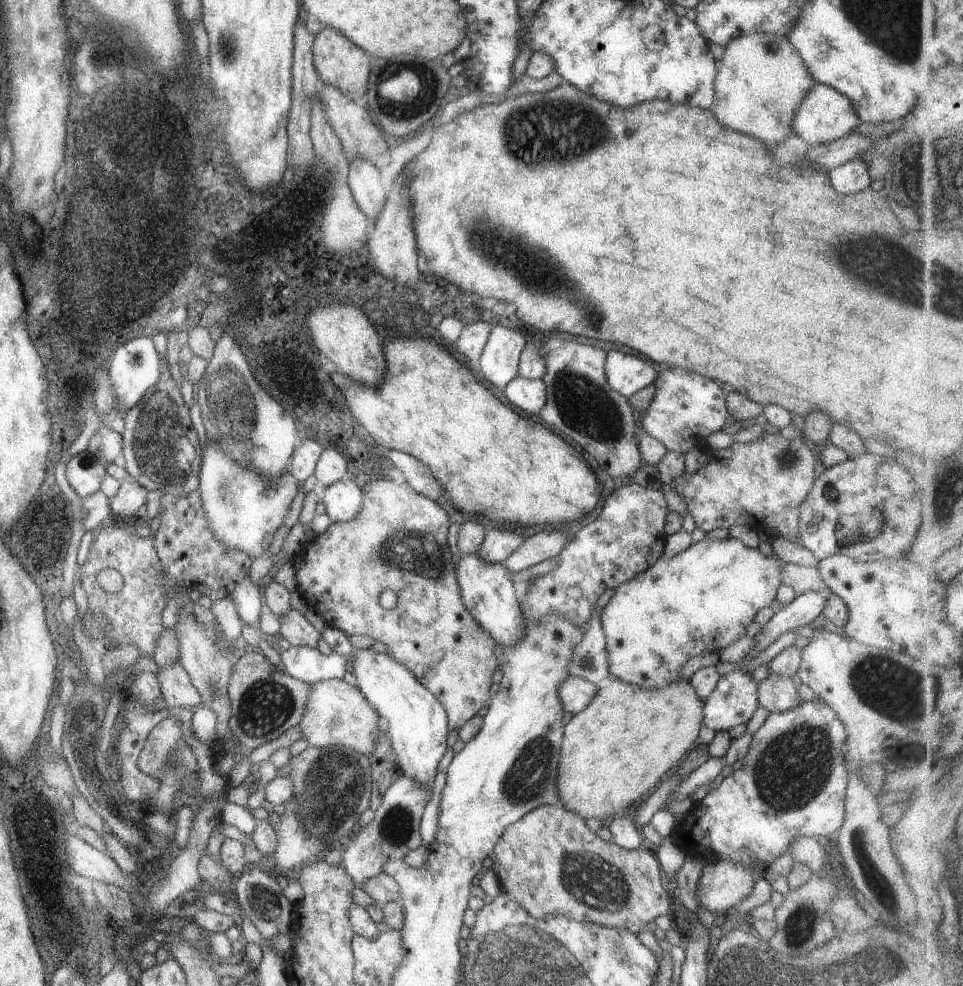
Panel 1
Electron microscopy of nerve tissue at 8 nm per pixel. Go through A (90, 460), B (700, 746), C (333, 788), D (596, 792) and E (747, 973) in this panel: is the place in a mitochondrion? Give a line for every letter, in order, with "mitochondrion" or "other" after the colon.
A: mitochondrion
B: other
C: mitochondrion
D: other
E: mitochondrion

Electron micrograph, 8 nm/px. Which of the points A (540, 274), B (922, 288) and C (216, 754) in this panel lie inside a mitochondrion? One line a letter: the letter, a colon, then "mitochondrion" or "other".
A: mitochondrion
B: mitochondrion
C: other

